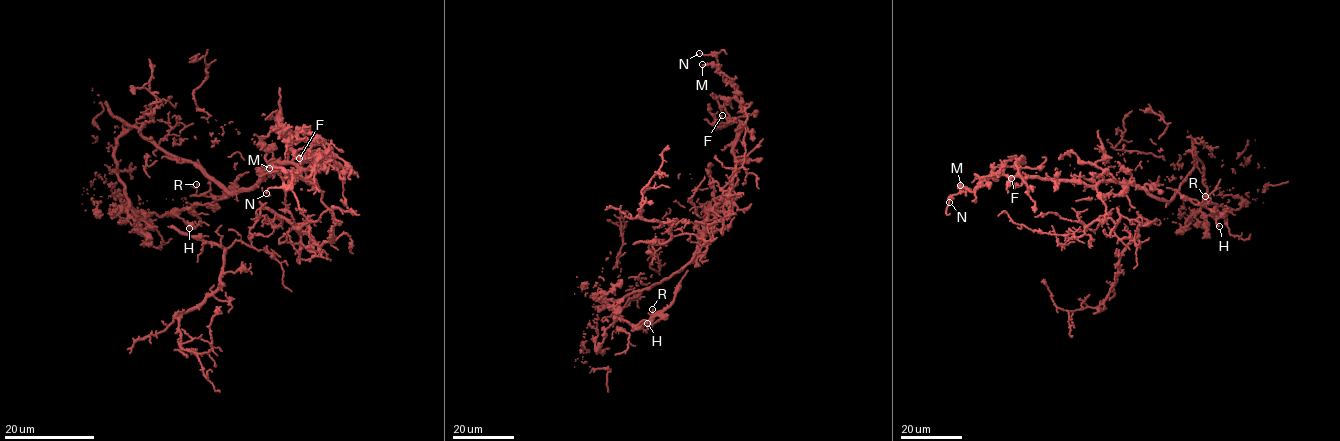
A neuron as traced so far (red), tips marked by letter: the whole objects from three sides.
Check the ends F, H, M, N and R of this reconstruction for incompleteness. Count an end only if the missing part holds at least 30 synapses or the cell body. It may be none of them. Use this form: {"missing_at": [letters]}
{"missing_at": []}

